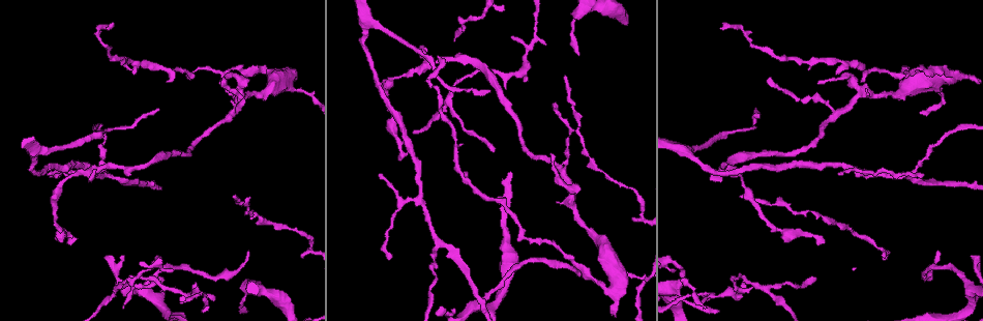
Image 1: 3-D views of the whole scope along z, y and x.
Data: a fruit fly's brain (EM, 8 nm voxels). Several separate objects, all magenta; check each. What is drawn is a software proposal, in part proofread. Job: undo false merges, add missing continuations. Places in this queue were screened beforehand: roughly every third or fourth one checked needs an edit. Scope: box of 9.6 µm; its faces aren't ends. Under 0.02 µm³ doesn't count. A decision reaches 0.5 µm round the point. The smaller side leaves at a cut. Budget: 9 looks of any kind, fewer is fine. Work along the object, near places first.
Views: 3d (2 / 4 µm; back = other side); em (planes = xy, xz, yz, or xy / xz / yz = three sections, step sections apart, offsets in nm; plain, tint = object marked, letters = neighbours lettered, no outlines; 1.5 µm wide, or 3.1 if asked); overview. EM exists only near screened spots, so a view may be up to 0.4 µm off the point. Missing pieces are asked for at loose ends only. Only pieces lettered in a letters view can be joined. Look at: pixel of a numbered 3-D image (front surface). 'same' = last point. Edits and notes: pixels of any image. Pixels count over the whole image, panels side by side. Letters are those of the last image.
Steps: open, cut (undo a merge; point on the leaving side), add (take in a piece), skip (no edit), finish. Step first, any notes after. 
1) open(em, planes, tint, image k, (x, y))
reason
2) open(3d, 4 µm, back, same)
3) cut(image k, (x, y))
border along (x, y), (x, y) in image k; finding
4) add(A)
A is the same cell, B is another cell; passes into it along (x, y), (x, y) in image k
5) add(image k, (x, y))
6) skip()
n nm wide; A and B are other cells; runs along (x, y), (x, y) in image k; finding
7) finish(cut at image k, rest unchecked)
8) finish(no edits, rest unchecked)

open(em, planes, letters, image 1, (972, 255))
free end

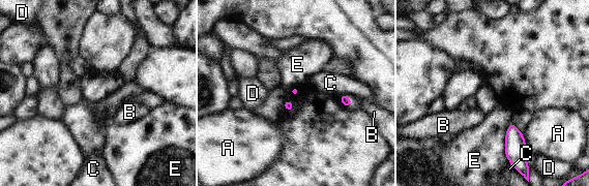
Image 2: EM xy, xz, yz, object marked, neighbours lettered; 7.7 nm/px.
skip()
A, B, C, D and E are other cells; border along (511, 122), (505, 134), (506, 158) in image 2; none of them fits

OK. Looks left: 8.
open(3d, 4 µm, image 1, (448, 97))
branch point

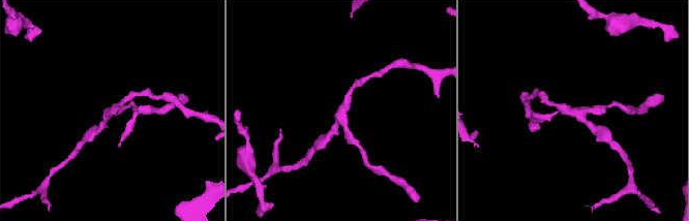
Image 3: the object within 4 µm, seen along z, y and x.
open(em, planes, plain, image 3, (112, 112))

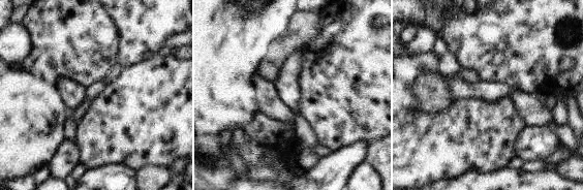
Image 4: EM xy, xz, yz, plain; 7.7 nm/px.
open(em, planes, letters, same)
what lies round it

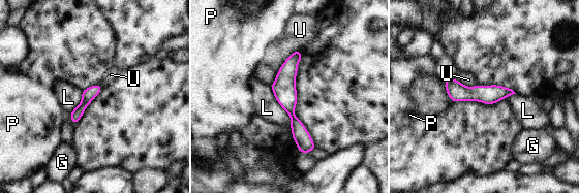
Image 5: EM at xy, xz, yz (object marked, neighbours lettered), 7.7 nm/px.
skip()
G, L, P and U are other cells; border along (299, 49), (288, 56), (270, 85) in image 5; one neuron here

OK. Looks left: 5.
open(em, xy, step 8, tint, image 1, (221, 78))
free end

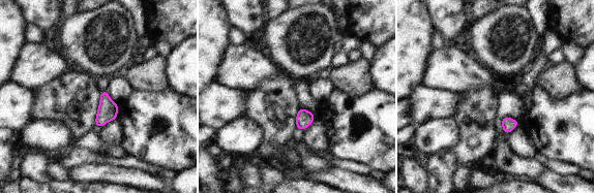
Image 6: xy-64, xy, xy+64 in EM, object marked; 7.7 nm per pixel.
open(em, planes, letters, same)

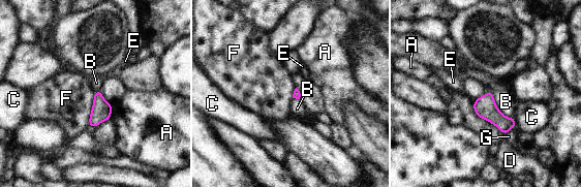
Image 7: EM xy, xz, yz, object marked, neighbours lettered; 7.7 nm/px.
skip()
F touches over 280 nm; A, B, C, D, E, F and G are other cells; none of them fits

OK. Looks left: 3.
open(em, xy, step 4, letters, image 1, (245, 290))
calibre changes

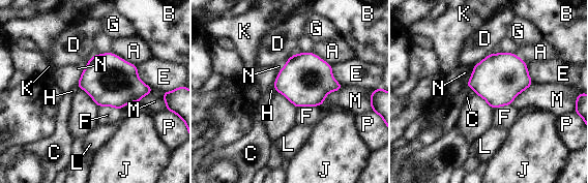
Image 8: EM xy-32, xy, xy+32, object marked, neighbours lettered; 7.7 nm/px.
skip()
A, B, C, D, E, F, G, H, J, K, L, M, N and P are other cells; border along (533, 84), (522, 91), (510, 104) in image 8; continuous, no second neuron

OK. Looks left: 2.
finish(no edits, rest unchecked)

